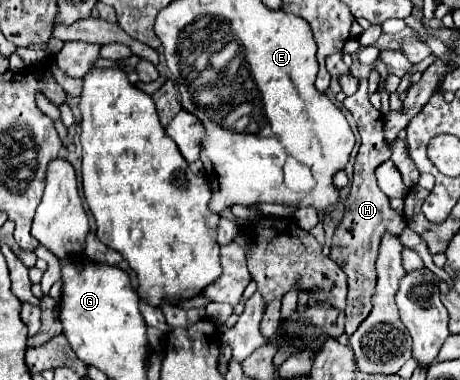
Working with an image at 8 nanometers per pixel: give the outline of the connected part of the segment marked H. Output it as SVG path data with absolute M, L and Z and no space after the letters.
M367 78L359 80L359 88L353 96L347 96L343 106L353 114L359 134L361 134L361 146L355 158L355 170L353 170L353 182L351 182L351 194L345 204L345 218L341 226L337 226L331 246L331 260L341 266L341 270L347 274L349 294L347 294L347 324L345 332L353 334L357 326L367 318L371 312L371 296L375 292L375 258L379 240L385 232L401 234L405 226L403 214L397 214L389 206L389 198L381 192L375 180L375 168L391 158L391 148L383 140L383 114L375 110L367 98Z

